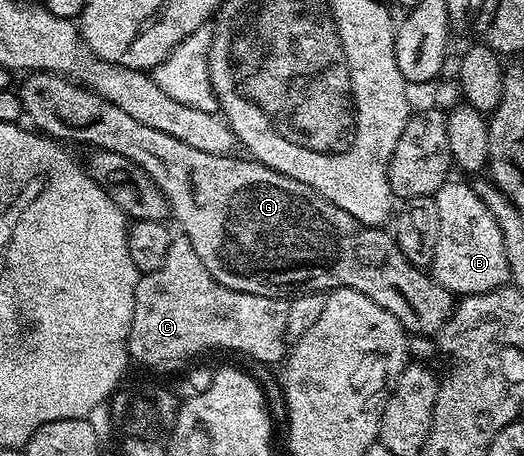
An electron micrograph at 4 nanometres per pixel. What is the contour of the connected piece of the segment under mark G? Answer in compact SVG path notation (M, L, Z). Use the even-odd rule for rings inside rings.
M30 72L27 77L22 88L17 89L23 117L27 121L30 119L29 123L51 140L67 145L91 144L91 149L112 150L136 162L136 166L145 170L152 182L160 186L164 198L170 203L172 220L182 227L179 228L181 235L192 242L192 250L196 250L200 262L208 266L208 274L212 274L216 282L232 290L279 298L304 292L328 293L335 288L356 290L372 298L376 306L384 306L384 310L388 310L388 314L392 314L402 329L414 338L433 337L453 314L455 293L437 284L429 271L413 265L401 253L395 237L389 231L385 232L385 227L361 224L348 214L348 210L340 210L340 206L328 202L328 198L304 186L304 182L296 182L253 158L241 160L238 154L204 154L204 150L196 150L196 146L188 146L180 142L180 138L172 138L172 134L152 130L152 126L136 122L132 114L124 114L120 106L97 96L73 79L56 72Z

